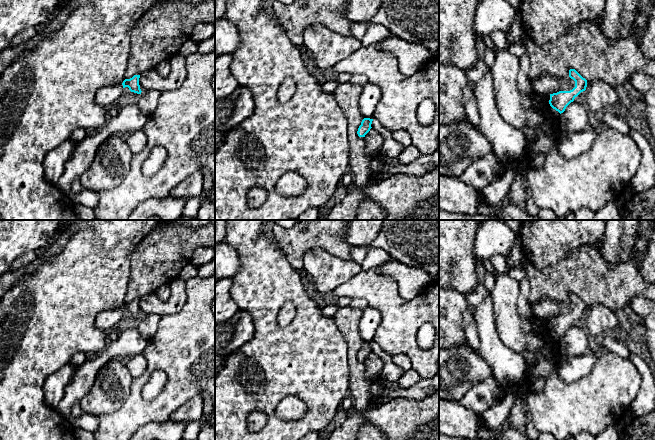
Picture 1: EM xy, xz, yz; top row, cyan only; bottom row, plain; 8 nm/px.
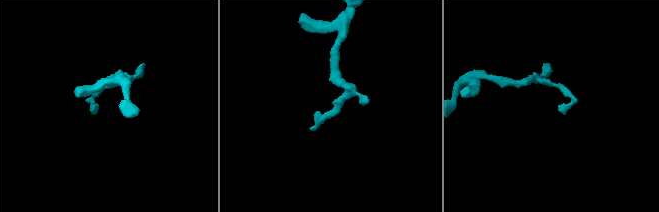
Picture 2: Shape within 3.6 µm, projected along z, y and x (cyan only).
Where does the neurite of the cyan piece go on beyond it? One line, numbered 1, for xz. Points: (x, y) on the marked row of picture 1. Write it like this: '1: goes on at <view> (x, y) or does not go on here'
1: does not go on here

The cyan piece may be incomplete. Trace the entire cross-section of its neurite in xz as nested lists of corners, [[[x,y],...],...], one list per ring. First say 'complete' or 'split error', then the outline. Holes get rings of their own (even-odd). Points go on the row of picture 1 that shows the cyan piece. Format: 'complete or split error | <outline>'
complete | [[[364,118],[361,122],[361,125],[358,128],[357,134],[359,137],[365,137],[365,135],[370,131],[371,124],[373,119],[370,118]]]

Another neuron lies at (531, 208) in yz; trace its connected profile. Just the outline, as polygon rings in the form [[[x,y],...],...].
[[[522,174],[522,185],[527,193],[525,209],[531,216],[537,216],[539,213],[539,208],[535,205],[535,203],[531,197],[530,188],[528,186],[526,176],[524,174]]]

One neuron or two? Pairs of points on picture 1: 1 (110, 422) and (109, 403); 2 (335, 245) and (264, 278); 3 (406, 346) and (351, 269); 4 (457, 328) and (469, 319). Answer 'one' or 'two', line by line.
1: two
2: two
3: two
4: two

